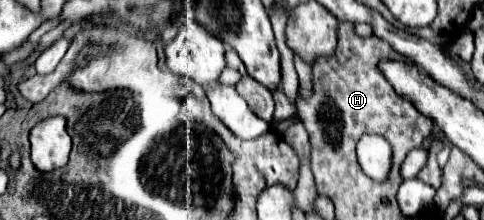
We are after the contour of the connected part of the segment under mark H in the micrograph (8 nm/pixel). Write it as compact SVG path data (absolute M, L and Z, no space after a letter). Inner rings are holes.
M340 23L338 45L336 45L334 55L318 57L312 65L312 85L314 85L312 95L308 99L302 99L302 97L296 99L298 117L304 123L310 135L310 143L312 143L312 173L316 177L316 191L318 195L328 197L332 203L334 203L334 191L398 191L398 187L402 185L400 169L402 169L406 153L414 147L420 147L432 135L434 121L422 115L406 97L394 91L394 87L378 71L378 63L382 61L402 61L406 65L414 65L410 63L410 59L402 59L402 55L398 55L388 43L382 43L382 39L374 39L374 35L358 37L354 33L352 23ZM366 134L382 135L384 139L388 139L388 143L394 149L394 167L386 183L378 183L366 177L356 161L356 143Z

